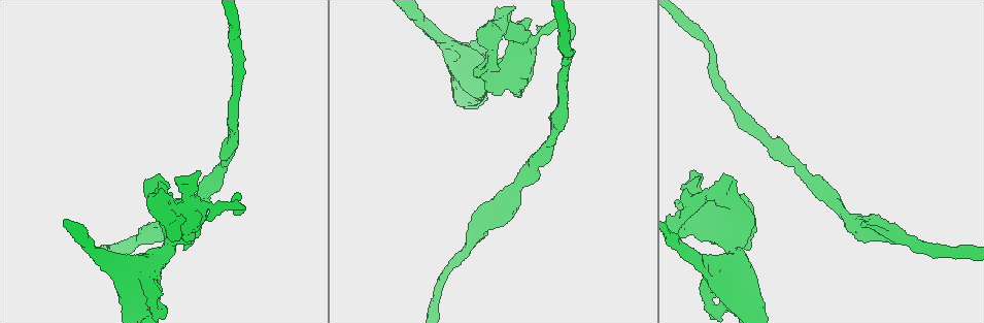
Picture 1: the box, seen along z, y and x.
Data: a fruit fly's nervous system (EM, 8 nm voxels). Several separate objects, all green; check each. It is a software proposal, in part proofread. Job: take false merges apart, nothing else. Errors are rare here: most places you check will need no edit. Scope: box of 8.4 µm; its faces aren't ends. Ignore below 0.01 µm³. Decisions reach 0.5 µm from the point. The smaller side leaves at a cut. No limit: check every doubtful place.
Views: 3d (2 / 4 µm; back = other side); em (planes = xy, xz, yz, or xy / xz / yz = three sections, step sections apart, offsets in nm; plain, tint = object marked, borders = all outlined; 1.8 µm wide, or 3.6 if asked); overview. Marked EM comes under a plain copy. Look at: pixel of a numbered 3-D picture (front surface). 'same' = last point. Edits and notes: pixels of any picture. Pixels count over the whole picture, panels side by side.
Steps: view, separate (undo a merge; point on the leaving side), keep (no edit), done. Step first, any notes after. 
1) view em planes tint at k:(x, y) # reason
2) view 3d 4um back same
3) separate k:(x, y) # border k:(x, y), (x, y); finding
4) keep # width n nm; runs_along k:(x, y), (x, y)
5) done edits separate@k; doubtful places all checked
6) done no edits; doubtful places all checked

view 3d 4um at 1:(122, 263) # sudden change in width

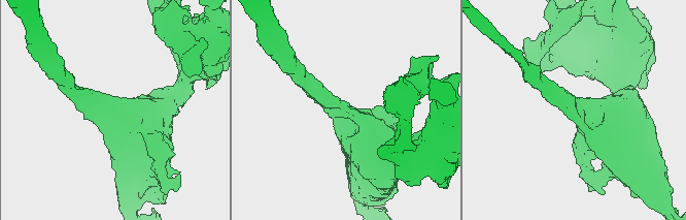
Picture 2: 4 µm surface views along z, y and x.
view em 3.6um planes tint at 2:(350, 110) # shape alone is not enough

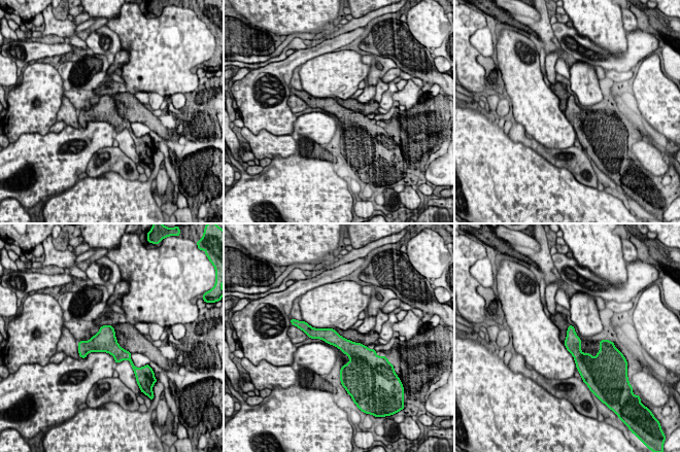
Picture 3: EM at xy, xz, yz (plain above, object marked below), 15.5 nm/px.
keep # runs_along 3:(310, 333), (366, 350); continuous, no second cell

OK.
view em 3.6um xz step 16 borders at 1:(707, 211)

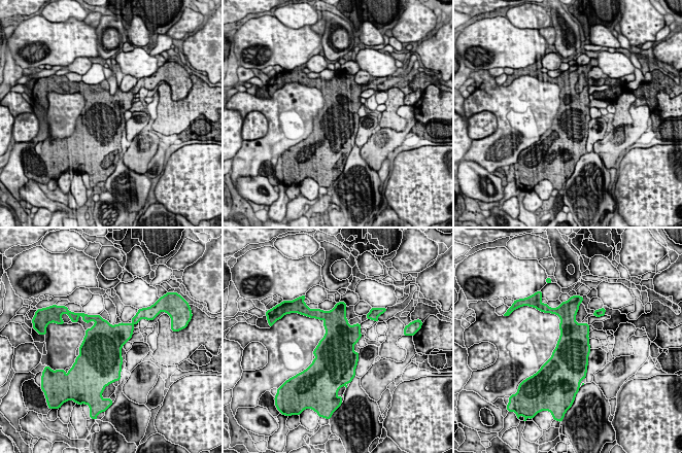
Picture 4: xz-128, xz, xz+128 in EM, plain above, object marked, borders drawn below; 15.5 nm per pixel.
keep # continuous, no second cell

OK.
view em xz step 4 tint at 1:(158, 199) # closes a loop

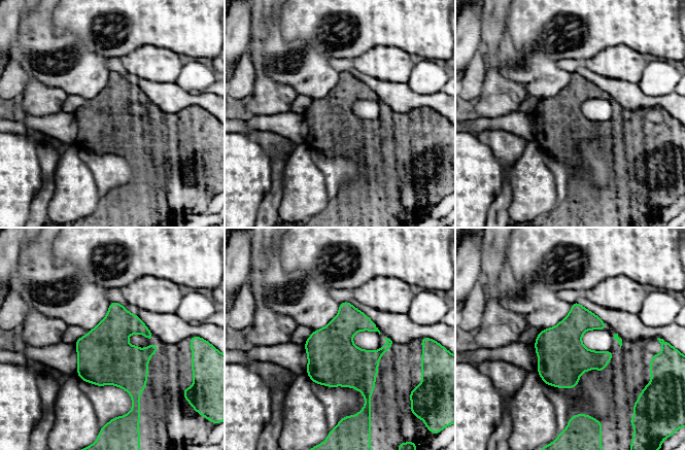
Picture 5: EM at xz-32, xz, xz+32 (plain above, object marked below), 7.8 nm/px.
view em planes tint same # another direction

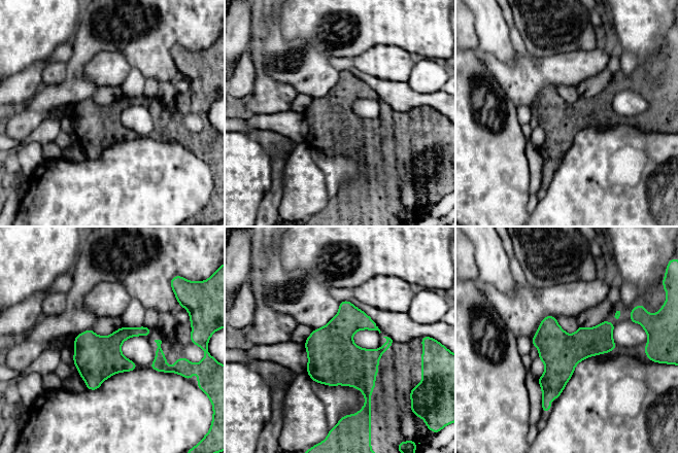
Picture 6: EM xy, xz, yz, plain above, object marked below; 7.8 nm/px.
keep # width 300 nm; all the same cell

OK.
view em 3.6um planes borders at 1:(734, 231) # thick turns thin

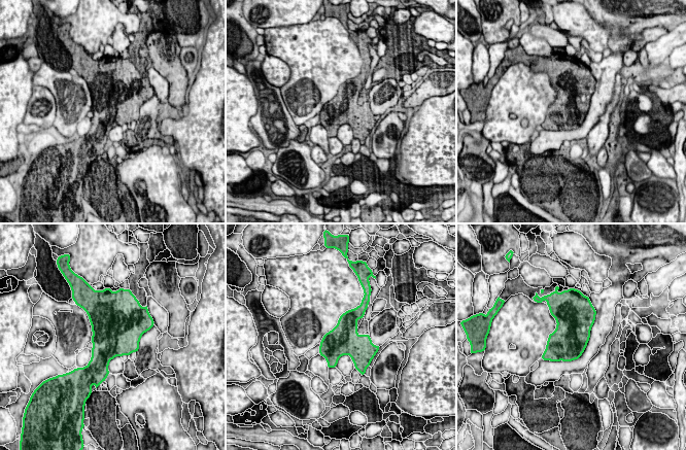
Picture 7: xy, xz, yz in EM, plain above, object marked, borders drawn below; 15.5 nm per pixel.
keep # width 480 nm; one cell here

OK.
view 3d 4um back at 1:(487, 72) # thick turns thin

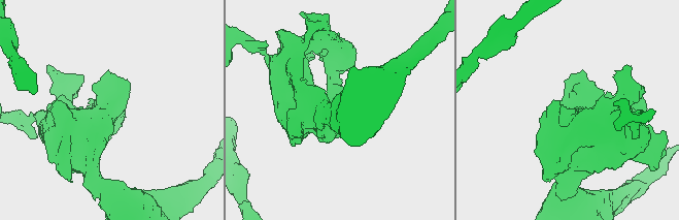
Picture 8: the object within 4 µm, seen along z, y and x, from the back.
view em 3.6um planes tint at 8:(571, 104)

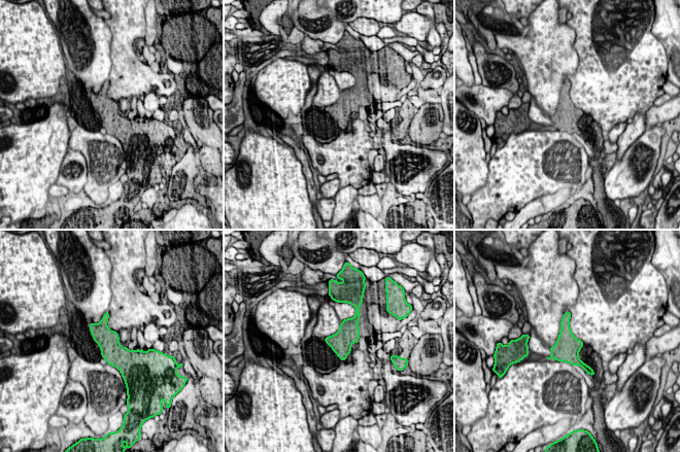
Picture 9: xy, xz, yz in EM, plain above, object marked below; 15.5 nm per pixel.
keep # width 340 nm; one cell here

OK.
done no edits; doubtful places all checked

